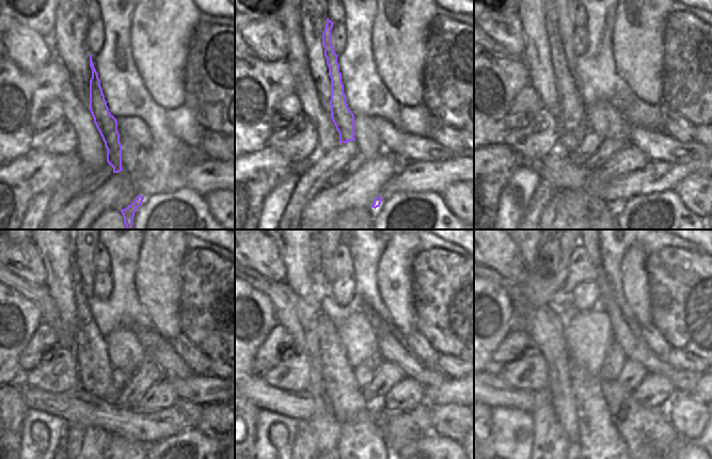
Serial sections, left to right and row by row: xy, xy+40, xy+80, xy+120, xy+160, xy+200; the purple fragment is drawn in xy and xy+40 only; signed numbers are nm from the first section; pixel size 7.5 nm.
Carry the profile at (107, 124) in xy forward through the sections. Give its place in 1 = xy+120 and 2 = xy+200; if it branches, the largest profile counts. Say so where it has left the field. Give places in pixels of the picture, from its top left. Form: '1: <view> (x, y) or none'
1: xy+120 (82, 251)
2: xy+200 (542, 286)

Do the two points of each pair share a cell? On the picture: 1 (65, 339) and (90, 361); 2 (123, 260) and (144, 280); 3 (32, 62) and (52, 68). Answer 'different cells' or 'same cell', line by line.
1: different cells
2: different cells
3: different cells

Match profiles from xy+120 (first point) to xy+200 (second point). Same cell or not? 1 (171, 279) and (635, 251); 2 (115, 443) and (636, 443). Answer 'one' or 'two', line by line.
1: one
2: two

